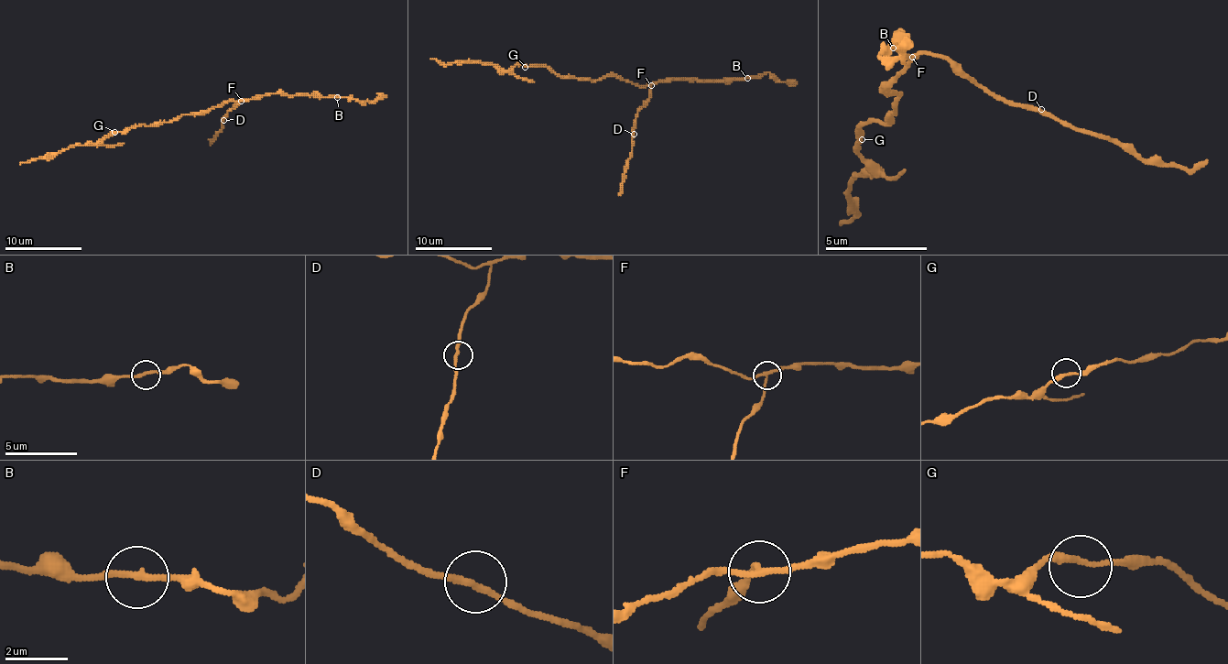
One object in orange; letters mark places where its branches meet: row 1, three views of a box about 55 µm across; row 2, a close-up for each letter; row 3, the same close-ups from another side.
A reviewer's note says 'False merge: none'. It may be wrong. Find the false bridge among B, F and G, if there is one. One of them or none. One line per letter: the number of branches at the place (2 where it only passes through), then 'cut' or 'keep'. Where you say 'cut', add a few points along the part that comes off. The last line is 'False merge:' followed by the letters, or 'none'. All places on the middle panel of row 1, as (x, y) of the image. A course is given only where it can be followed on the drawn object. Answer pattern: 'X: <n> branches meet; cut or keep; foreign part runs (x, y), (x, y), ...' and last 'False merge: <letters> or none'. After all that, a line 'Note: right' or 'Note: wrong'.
B: 2 branches meet; keep
F: 3 branches meet; cut; foreign part runs (651, 85), (651, 95), (635, 116), (632, 153), (624, 172), (622, 191), (618, 195)
G: 2 branches meet; keep
False merge: F
Note: wrong

